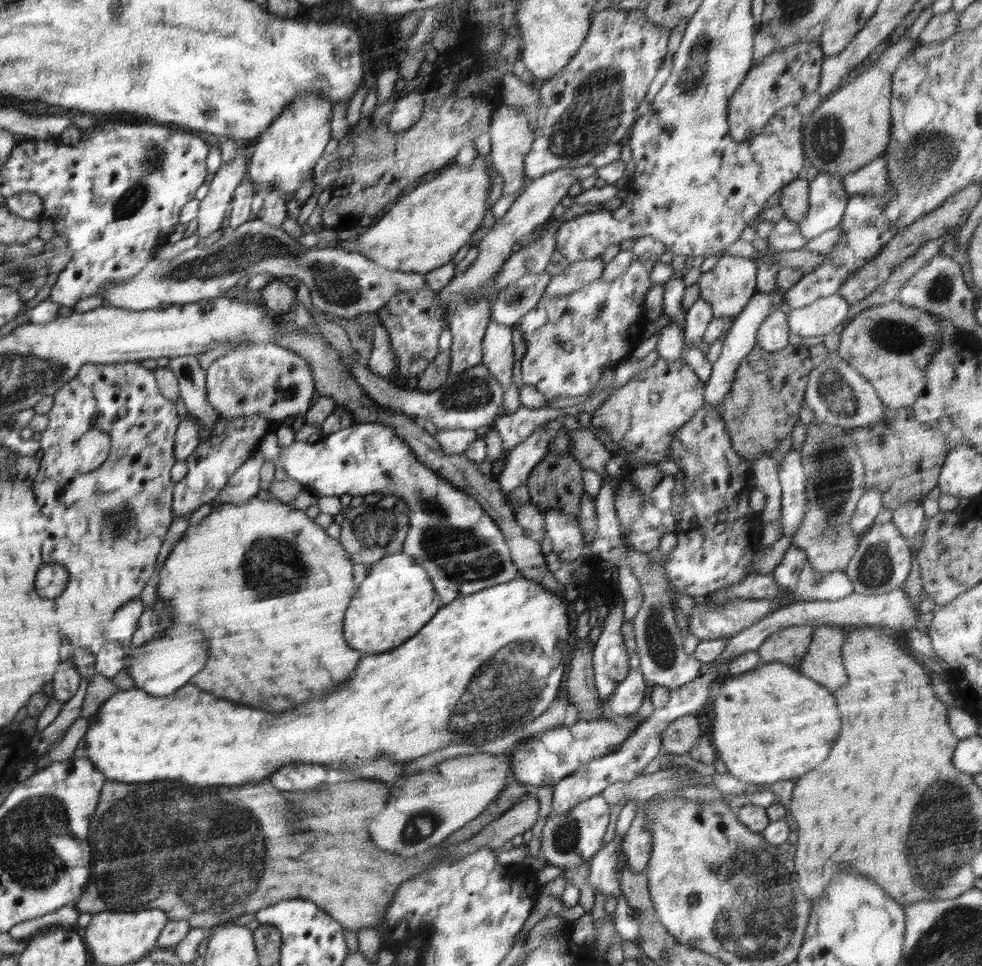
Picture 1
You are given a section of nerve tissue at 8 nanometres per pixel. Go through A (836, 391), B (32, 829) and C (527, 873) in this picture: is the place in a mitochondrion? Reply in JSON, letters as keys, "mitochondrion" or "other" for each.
{"A":"mitochondrion","B":"mitochondrion","C":"other"}

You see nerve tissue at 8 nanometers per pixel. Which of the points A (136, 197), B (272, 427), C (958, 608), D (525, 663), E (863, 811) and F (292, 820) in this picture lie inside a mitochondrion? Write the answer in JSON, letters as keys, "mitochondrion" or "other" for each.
{"A":"mitochondrion","B":"other","C":"other","D":"mitochondrion","E":"other","F":"mitochondrion"}

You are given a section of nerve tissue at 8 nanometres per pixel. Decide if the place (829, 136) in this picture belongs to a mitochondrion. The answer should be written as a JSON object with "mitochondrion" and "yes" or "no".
{"mitochondrion":"yes"}

